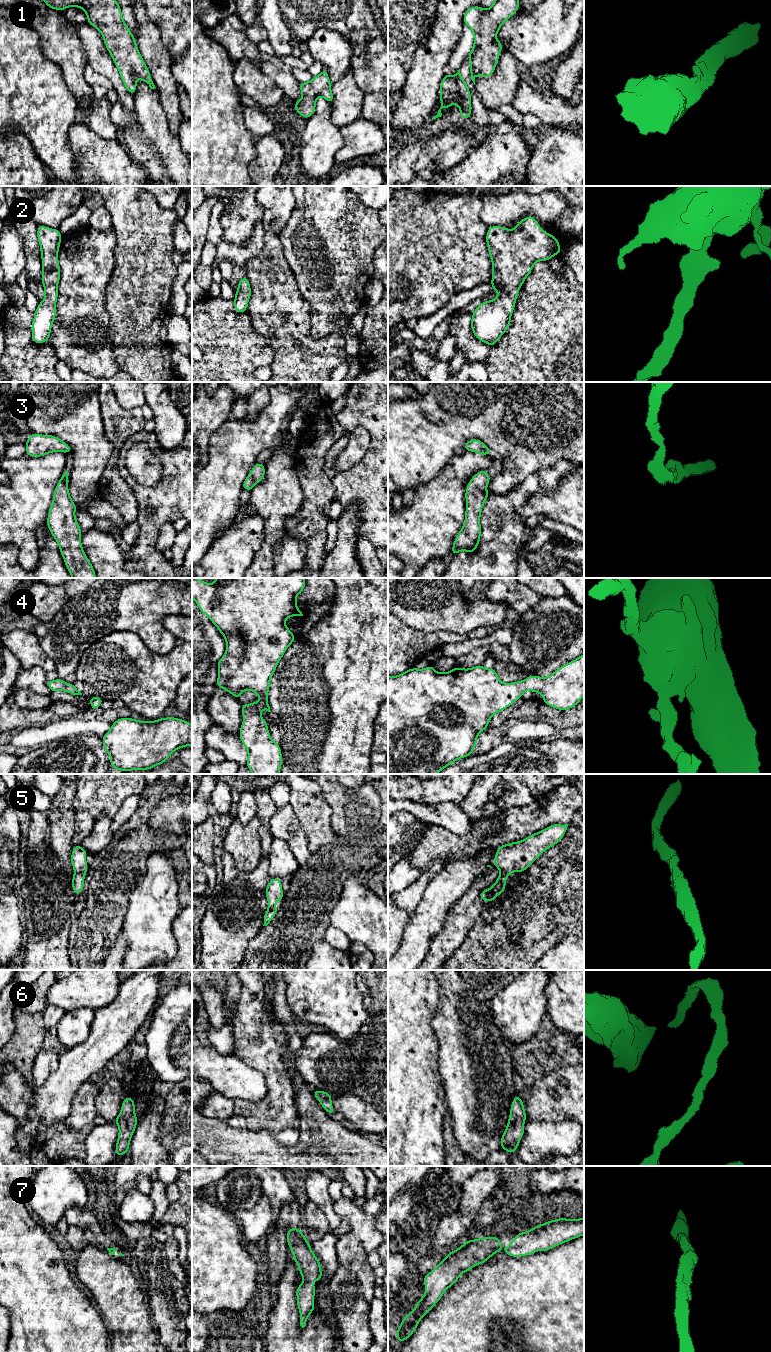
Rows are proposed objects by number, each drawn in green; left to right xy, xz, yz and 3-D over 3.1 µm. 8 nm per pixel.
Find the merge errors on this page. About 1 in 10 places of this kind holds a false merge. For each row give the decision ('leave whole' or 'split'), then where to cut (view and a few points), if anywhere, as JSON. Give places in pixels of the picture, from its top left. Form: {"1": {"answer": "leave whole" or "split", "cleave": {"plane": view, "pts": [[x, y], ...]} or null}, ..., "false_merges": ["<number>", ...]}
{"1": {"answer": "leave whole", "cleave": null}, "2": {"answer": "leave whole", "cleave": null}, "3": {"answer": "leave whole", "cleave": null}, "4": {"answer": "leave whole", "cleave": null}, "5": {"answer": "leave whole", "cleave": null}, "6": {"answer": "leave whole", "cleave": null}, "7": {"answer": "leave whole", "cleave": null}, "false_merges": []}

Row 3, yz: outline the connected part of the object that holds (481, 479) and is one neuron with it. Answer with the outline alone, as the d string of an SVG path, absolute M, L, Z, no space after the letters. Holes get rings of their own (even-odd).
M482 470L476 473L467 484L465 521L454 540L452 556L462 550L473 553L477 549L482 531L480 516L484 503L490 495L486 489L490 482L488 471Z

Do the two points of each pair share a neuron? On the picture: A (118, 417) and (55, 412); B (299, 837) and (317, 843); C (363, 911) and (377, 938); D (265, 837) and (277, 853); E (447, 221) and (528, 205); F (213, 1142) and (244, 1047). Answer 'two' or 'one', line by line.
A: two
B: two
C: one
D: two
E: two
F: two

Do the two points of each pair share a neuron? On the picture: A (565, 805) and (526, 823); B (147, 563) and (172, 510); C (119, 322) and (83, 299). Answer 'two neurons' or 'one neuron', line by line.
A: one neuron
B: one neuron
C: two neurons

